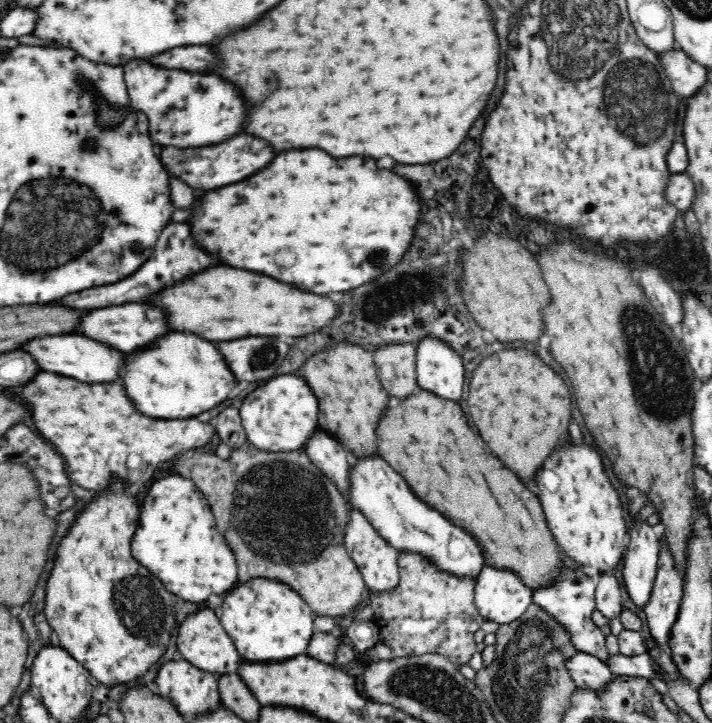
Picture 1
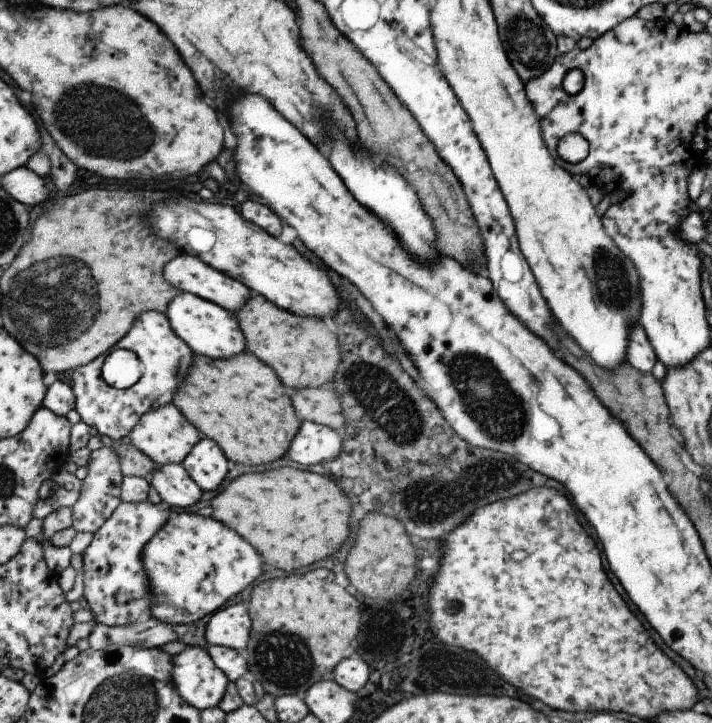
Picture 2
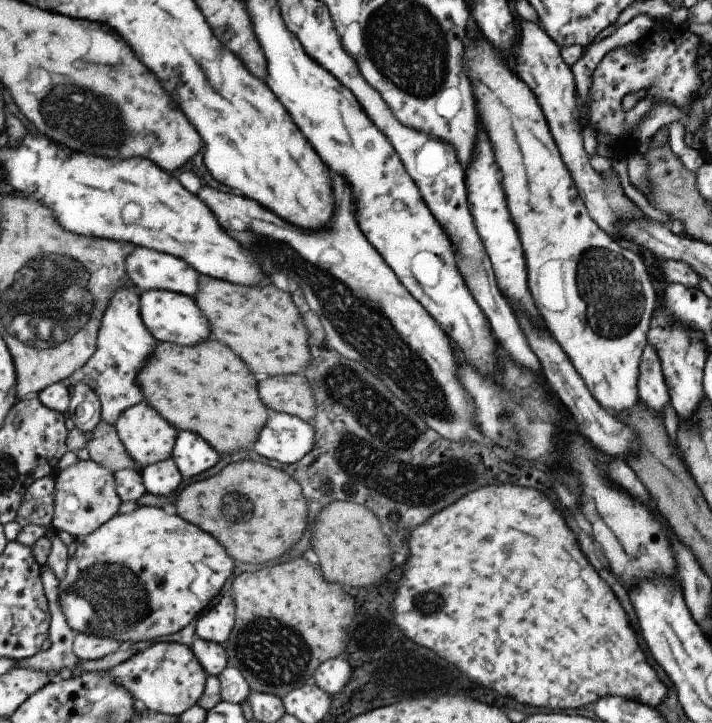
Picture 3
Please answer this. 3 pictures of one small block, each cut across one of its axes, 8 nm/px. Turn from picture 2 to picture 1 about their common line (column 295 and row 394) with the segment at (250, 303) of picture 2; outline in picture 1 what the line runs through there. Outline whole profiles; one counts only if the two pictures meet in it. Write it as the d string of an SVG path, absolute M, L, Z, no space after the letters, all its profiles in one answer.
M336 346L306 366L306 380L318 397L319 426L349 451L352 459L379 456L376 428L388 410L389 394L378 380L373 356L360 346Z

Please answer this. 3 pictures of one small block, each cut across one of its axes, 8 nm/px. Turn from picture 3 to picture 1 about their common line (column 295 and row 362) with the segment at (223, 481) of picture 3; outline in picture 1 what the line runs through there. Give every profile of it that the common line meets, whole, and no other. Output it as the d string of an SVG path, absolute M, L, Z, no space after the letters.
M524 349L506 350L484 360L470 386L470 418L486 446L528 484L536 480L540 466L564 442L570 442L572 404L566 384L538 358Z

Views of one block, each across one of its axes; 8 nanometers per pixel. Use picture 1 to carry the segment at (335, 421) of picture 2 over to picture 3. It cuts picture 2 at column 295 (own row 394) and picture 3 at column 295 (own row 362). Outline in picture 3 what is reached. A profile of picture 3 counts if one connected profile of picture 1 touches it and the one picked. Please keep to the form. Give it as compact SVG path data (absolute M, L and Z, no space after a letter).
M301 373L267 378L257 384L257 393L268 410L295 416L307 423L313 422L316 416L316 400Z

